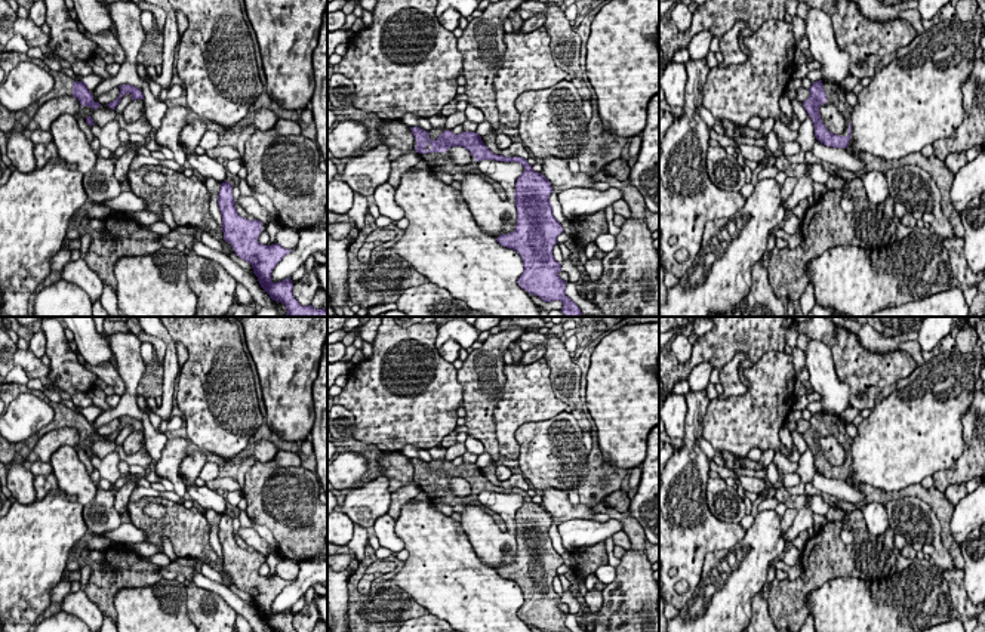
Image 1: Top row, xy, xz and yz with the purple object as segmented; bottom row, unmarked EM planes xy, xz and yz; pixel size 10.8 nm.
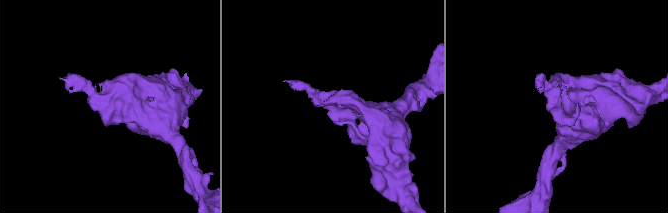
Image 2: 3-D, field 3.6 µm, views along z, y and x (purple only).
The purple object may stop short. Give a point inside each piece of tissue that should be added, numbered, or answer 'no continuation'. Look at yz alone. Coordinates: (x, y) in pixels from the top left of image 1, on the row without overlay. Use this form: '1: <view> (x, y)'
1: yz (836, 425)

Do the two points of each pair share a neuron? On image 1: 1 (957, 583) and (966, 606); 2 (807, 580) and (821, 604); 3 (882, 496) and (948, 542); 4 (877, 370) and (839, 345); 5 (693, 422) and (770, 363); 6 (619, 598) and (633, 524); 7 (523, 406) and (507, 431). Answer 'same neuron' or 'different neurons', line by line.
1: same neuron
2: different neurons
3: same neuron
4: same neuron
5: different neurons
6: same neuron
7: same neuron

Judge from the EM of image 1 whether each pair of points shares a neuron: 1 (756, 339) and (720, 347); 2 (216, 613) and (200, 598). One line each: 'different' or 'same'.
1: same
2: same

